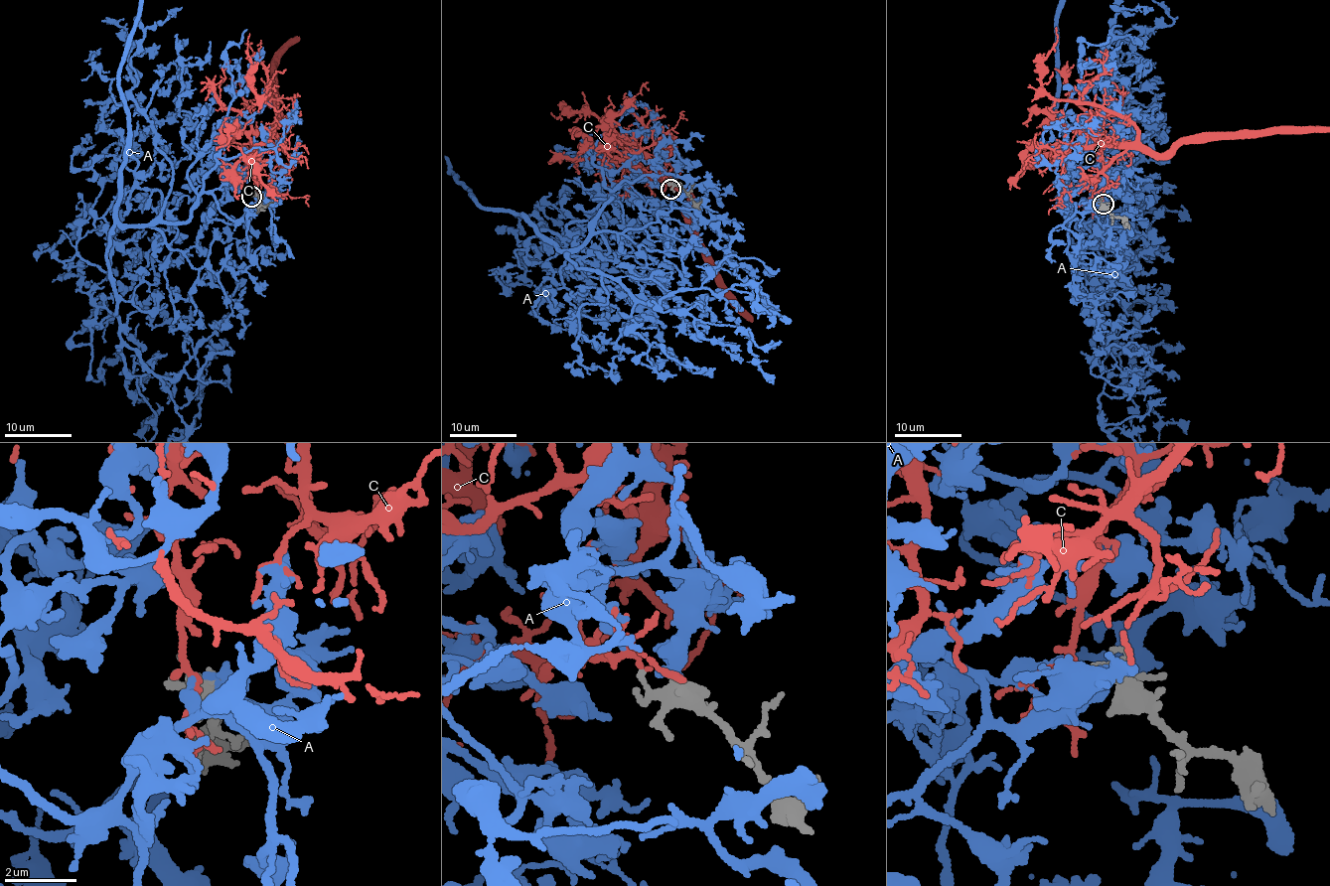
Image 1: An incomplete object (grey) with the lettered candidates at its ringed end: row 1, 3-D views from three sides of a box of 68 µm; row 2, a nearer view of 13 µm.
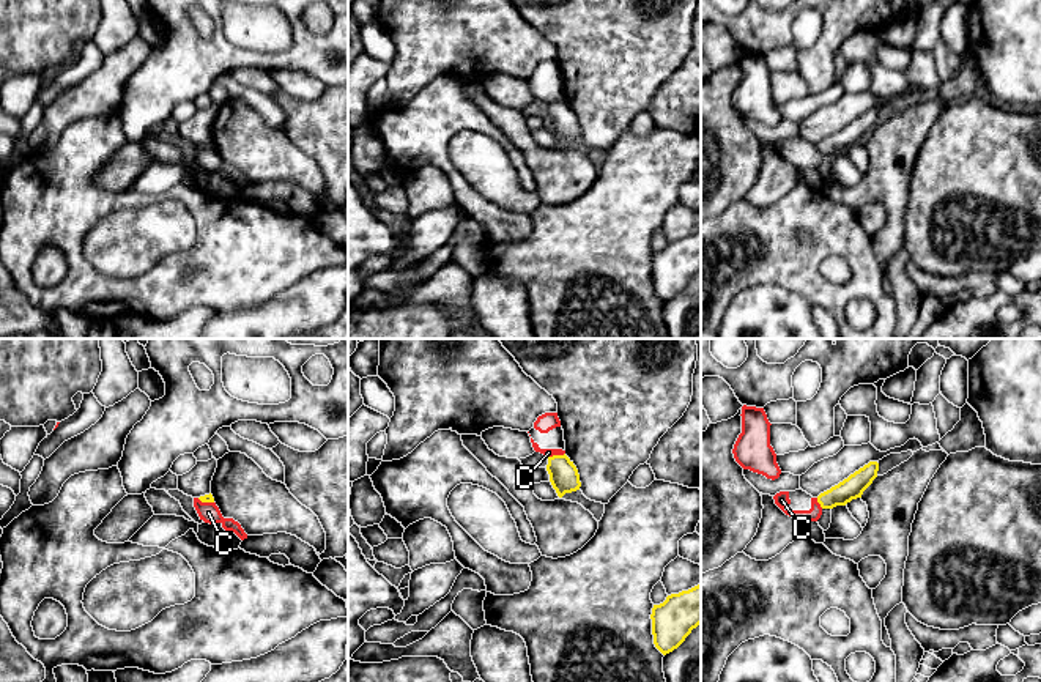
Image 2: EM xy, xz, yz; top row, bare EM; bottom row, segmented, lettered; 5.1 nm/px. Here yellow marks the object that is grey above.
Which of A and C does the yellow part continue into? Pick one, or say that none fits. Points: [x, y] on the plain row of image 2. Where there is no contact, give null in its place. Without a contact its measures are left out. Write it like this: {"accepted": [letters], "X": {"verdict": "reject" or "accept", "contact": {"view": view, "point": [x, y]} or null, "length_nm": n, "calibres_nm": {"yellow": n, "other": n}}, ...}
{"accepted": [], "A": {"verdict": "reject", "contact": null}, "C": {"verdict": "reject", "contact": {"view": "xz", "point": [556, 103]}, "length_nm": 90, "calibres_nm": {"yellow": 150, "other": 50}}}

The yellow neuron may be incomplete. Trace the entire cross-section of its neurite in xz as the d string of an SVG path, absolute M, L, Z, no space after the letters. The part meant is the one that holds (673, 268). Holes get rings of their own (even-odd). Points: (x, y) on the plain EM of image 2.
M701 232L654 252L650 266L655 295L663 302L677 296L701 271Z

